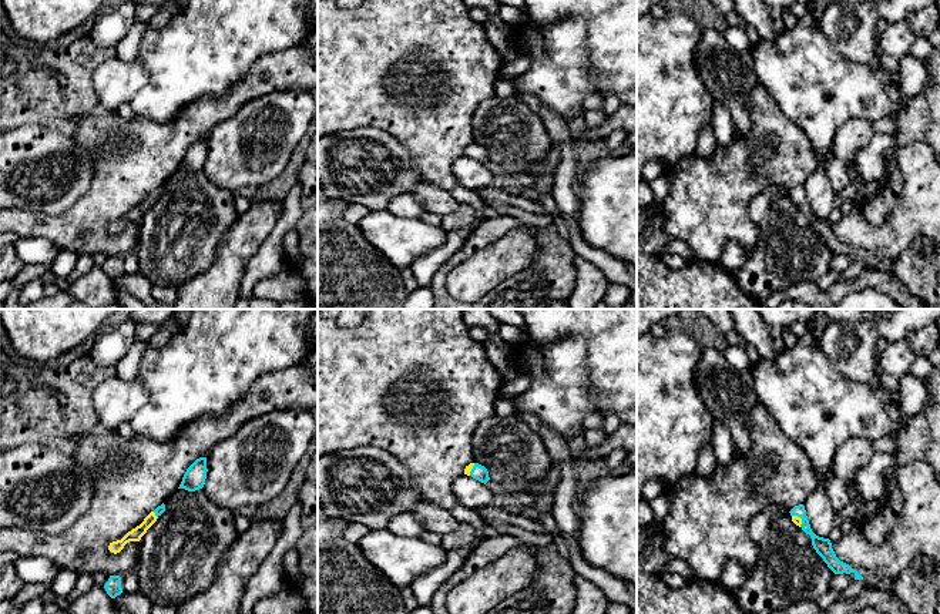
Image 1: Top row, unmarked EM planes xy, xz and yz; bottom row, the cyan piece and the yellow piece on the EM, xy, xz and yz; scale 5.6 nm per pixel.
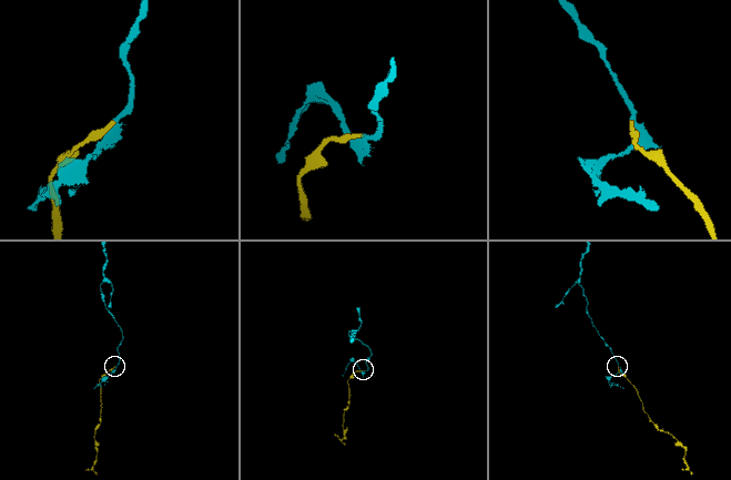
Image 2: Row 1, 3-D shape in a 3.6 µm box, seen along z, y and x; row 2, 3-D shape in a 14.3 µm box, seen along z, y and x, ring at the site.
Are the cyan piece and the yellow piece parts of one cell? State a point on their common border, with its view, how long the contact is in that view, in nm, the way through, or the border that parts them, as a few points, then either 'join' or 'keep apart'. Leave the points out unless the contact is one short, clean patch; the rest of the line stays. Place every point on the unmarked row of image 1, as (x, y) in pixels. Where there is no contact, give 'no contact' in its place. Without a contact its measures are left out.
meets cyan in yz at (801, 198); contact 90 nm long; runs through yz (823, 228), (806, 210), (801, 198), (795, 200); join

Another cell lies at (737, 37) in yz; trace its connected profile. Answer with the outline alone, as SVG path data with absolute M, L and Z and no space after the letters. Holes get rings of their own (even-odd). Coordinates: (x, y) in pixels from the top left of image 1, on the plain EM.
M729 26L725 31L725 38L728 44L736 51L736 53L743 53L746 50L751 50L751 41L748 38L748 33L745 28L739 27L732 27Z

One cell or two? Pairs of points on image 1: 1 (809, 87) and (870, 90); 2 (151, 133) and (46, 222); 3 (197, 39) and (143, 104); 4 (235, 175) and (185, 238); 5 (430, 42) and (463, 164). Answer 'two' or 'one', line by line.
1: one
2: one
3: one
4: two
5: two

